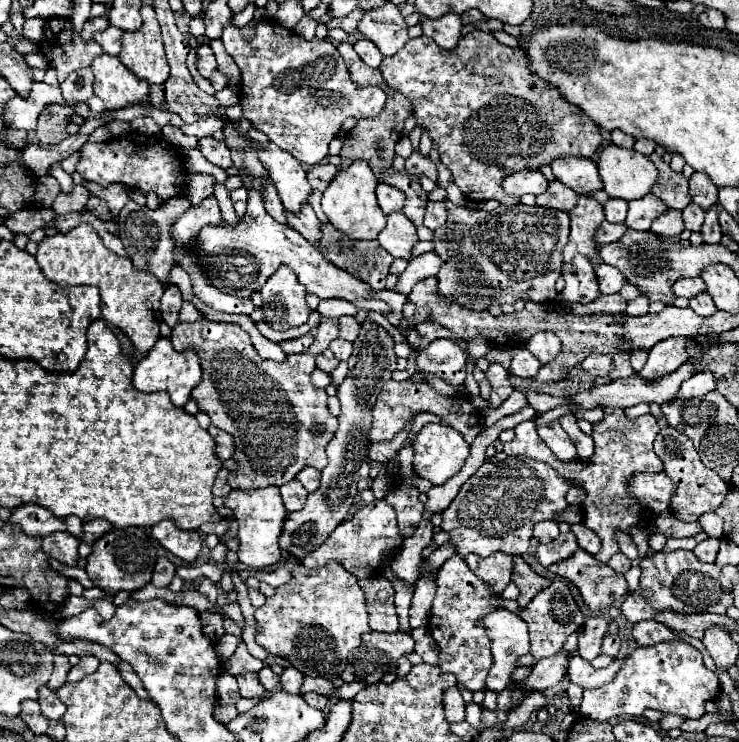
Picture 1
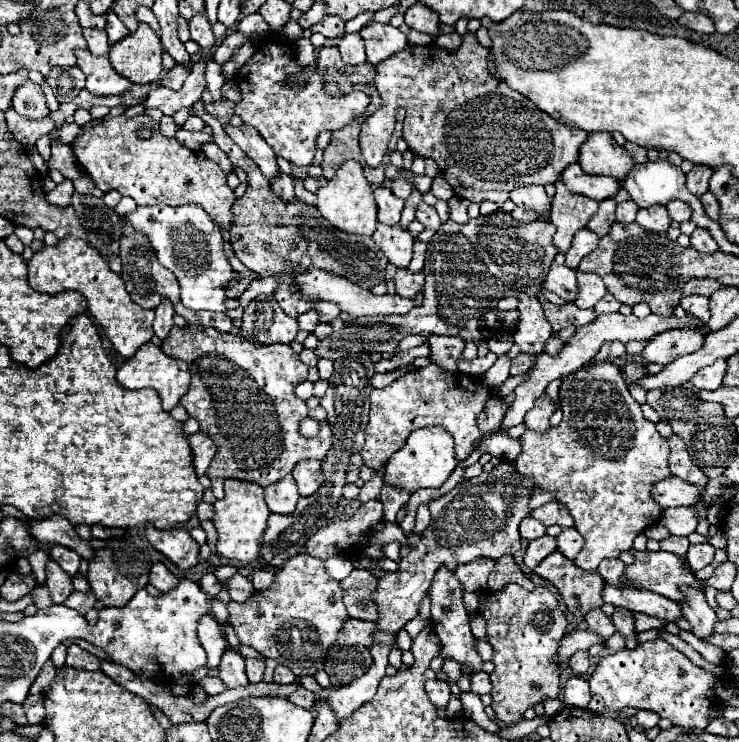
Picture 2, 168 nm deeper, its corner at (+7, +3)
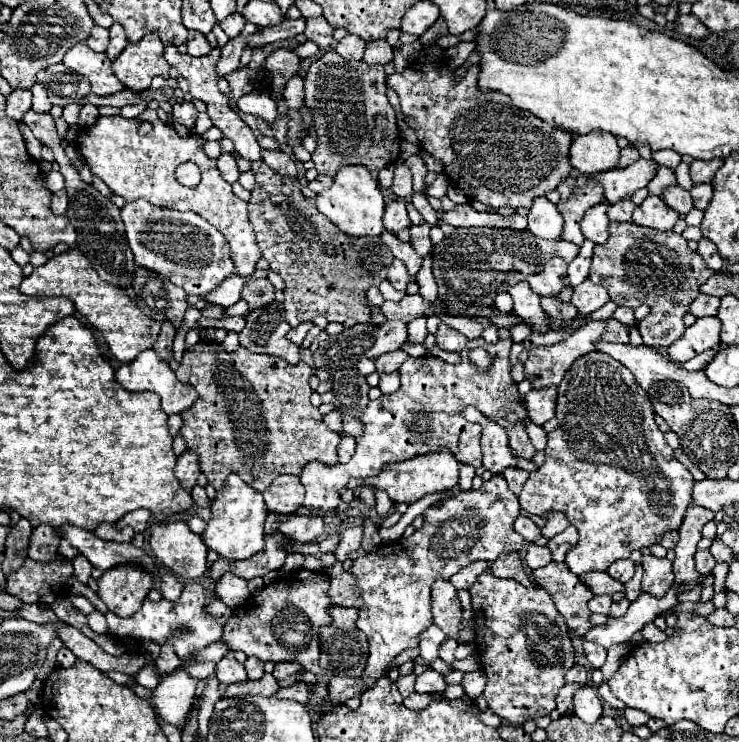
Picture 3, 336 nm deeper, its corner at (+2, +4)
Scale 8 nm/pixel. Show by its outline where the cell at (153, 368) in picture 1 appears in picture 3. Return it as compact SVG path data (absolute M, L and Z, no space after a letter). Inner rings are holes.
M154 349L142 351L130 365L122 365L116 371L116 381L126 389L126 391L154 391L156 395L160 395L160 403L162 403L162 411L166 415L174 415L174 413L182 413L186 409L192 407L194 399L196 399L196 391L190 385L184 385L176 379L174 371L170 369L168 363L160 361Z

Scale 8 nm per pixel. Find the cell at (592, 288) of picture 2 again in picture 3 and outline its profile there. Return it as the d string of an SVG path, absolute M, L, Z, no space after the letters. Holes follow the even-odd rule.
M584 281L578 287L574 287L572 303L576 305L580 315L588 315L588 313L600 309L606 301L610 301L610 297L602 285L594 285L590 281Z

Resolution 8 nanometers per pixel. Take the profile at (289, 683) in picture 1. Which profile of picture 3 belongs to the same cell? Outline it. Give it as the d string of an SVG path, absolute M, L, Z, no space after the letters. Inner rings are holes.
M282 661L282 663L278 663L278 665L274 665L274 677L276 679L286 679L286 677L290 677L290 675L294 675L296 671L300 671L302 669L302 665L300 663L296 663L296 661Z

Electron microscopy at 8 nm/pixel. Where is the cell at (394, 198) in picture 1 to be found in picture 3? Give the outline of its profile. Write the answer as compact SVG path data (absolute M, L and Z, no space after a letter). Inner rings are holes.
M394 199L386 205L386 213L384 213L384 227L390 231L390 233L398 233L406 227L410 227L410 219L408 219L408 213L406 213L406 203L400 201L400 199Z

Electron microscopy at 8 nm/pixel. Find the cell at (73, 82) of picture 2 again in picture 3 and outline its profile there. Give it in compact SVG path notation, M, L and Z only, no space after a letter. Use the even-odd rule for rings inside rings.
M50 65L36 75L36 83L44 85L48 99L52 105L66 107L70 103L78 103L82 97L90 93L90 83L76 71L70 71L66 65Z

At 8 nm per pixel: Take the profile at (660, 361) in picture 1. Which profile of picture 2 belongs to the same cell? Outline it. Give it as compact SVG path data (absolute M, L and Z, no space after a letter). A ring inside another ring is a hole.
M669 330L669 332L661 332L661 336L655 336L653 340L647 342L645 350L643 350L643 358L645 362L651 364L669 364L675 358L683 356L683 354L691 354L697 348L701 348L703 344L703 336L705 330Z

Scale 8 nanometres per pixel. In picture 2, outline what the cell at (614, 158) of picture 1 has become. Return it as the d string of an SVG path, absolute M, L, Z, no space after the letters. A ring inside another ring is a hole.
M609 132L589 134L579 150L579 164L583 172L597 176L613 176L615 180L625 180L633 170L635 162L623 146L619 146Z

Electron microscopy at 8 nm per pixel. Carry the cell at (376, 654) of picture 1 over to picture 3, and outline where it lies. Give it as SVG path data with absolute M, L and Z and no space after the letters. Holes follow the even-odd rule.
M332 605L330 617L332 617L332 623L322 627L320 631L320 667L340 677L360 677L366 667L366 659L368 659L368 639L354 625L358 617L358 609Z

